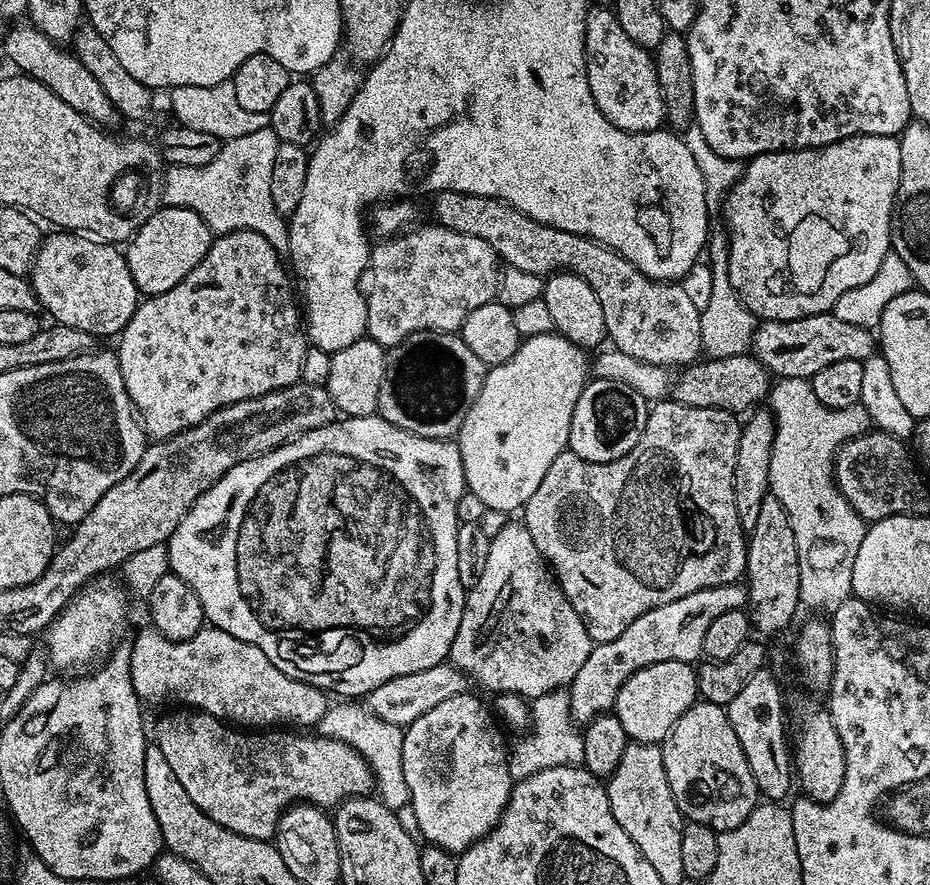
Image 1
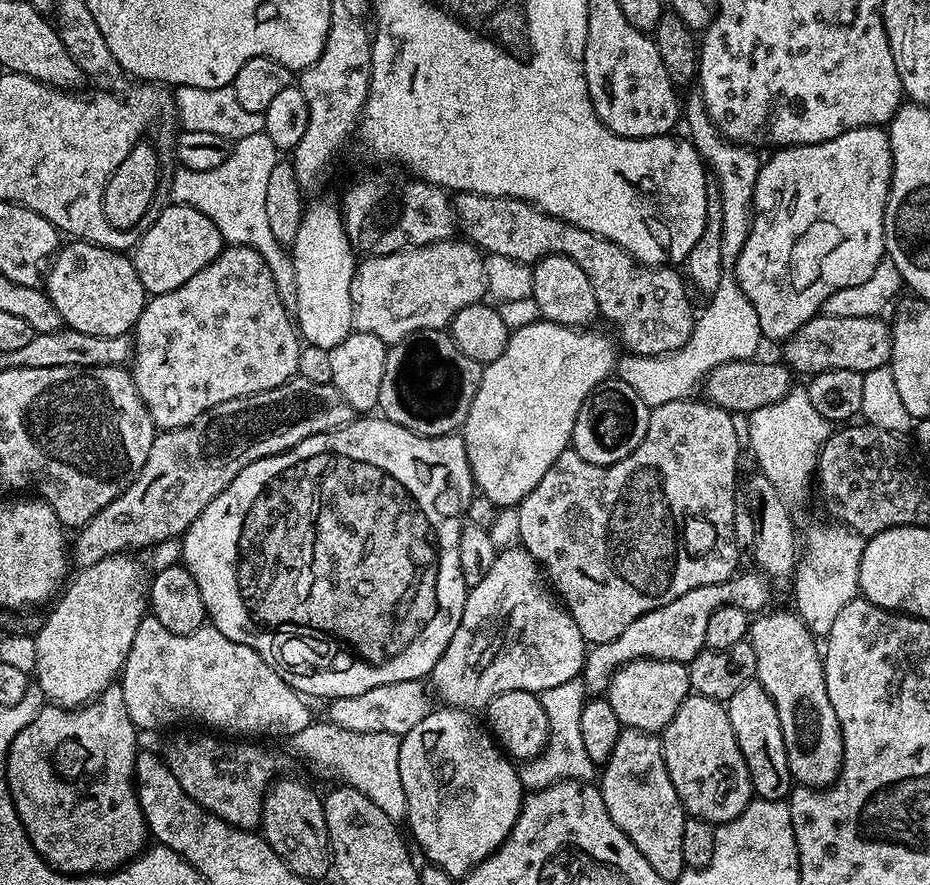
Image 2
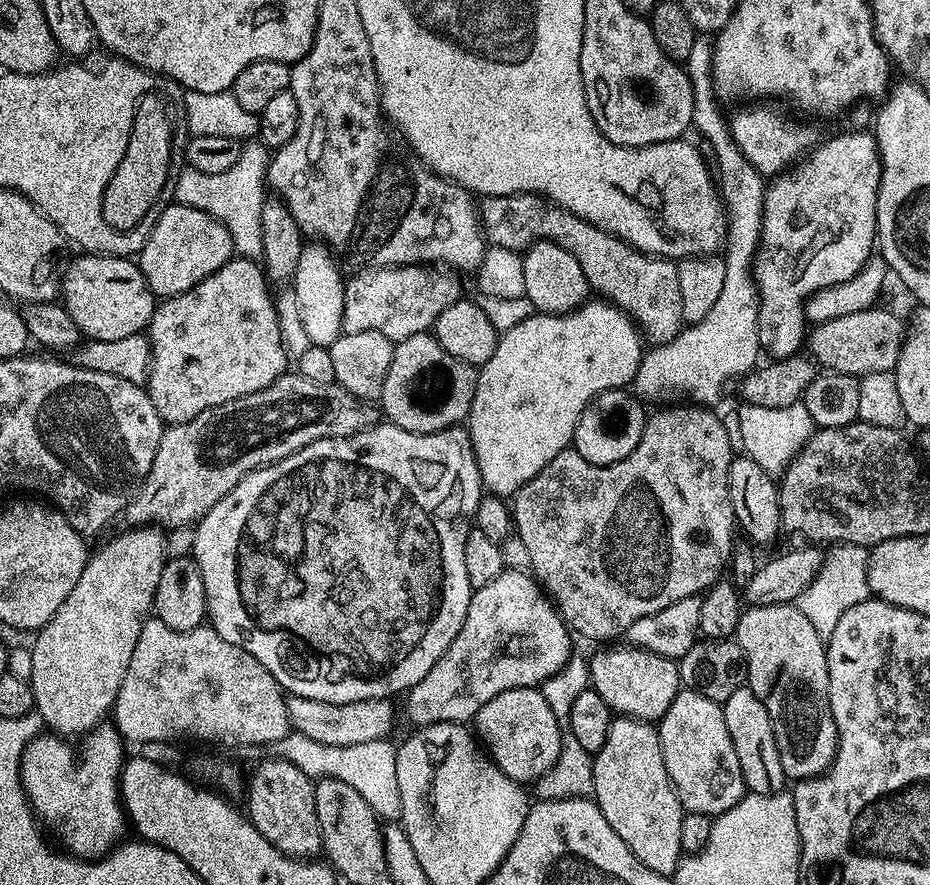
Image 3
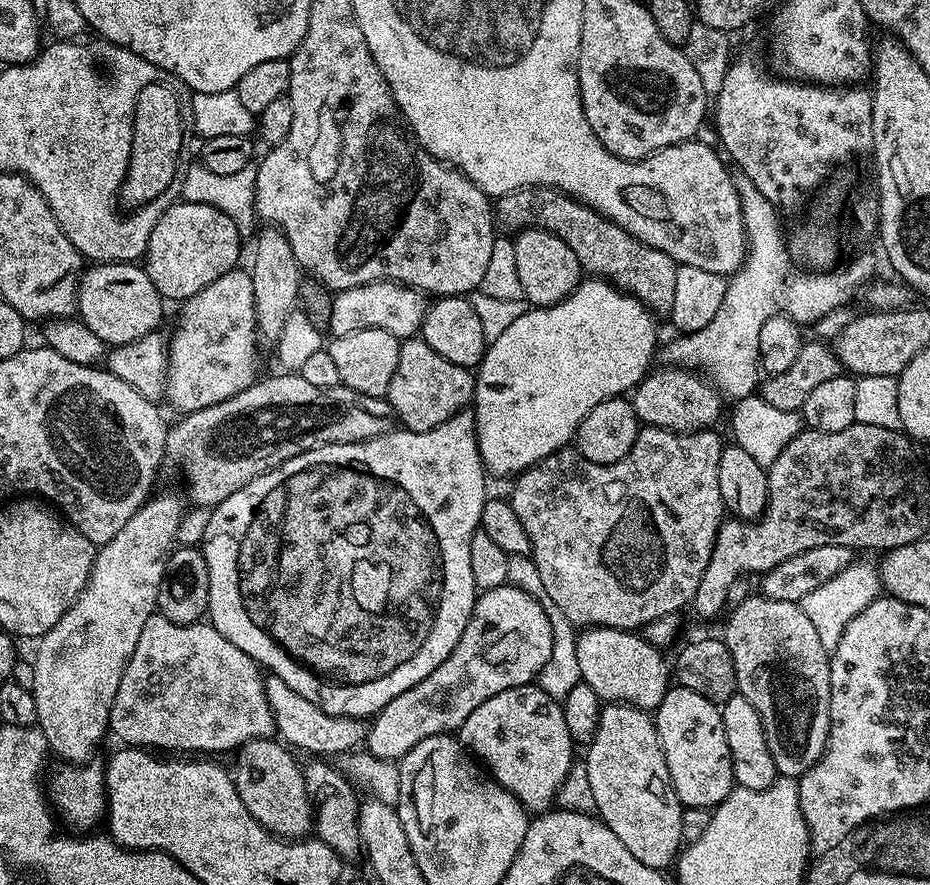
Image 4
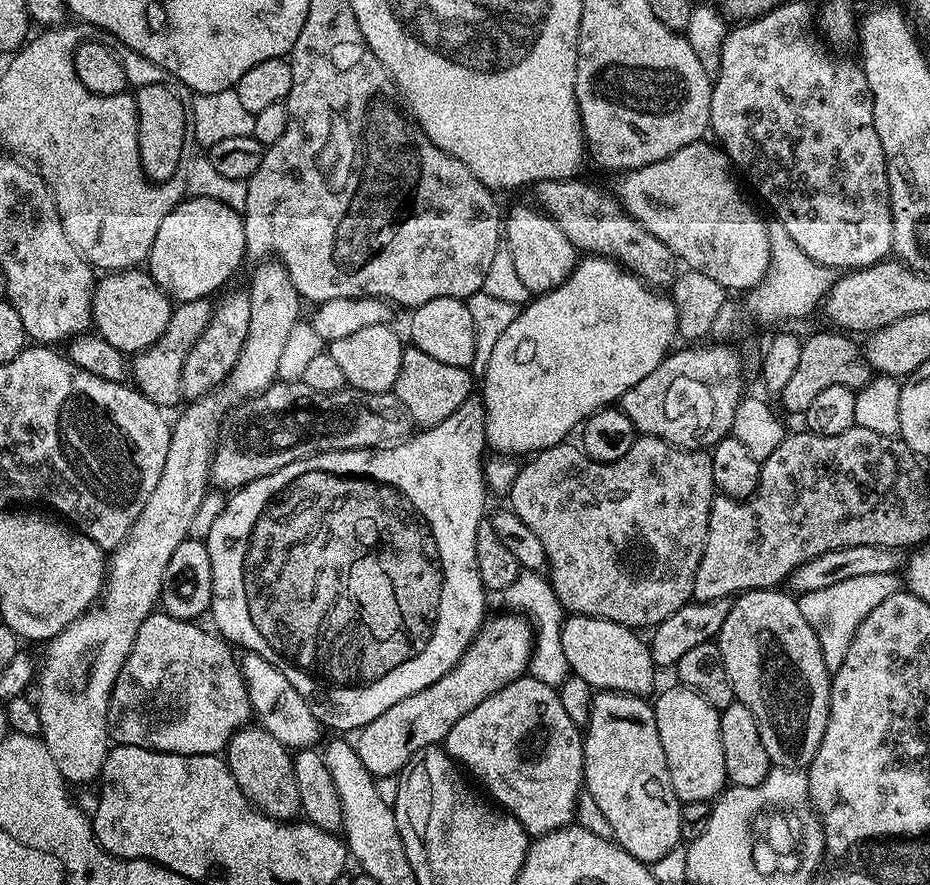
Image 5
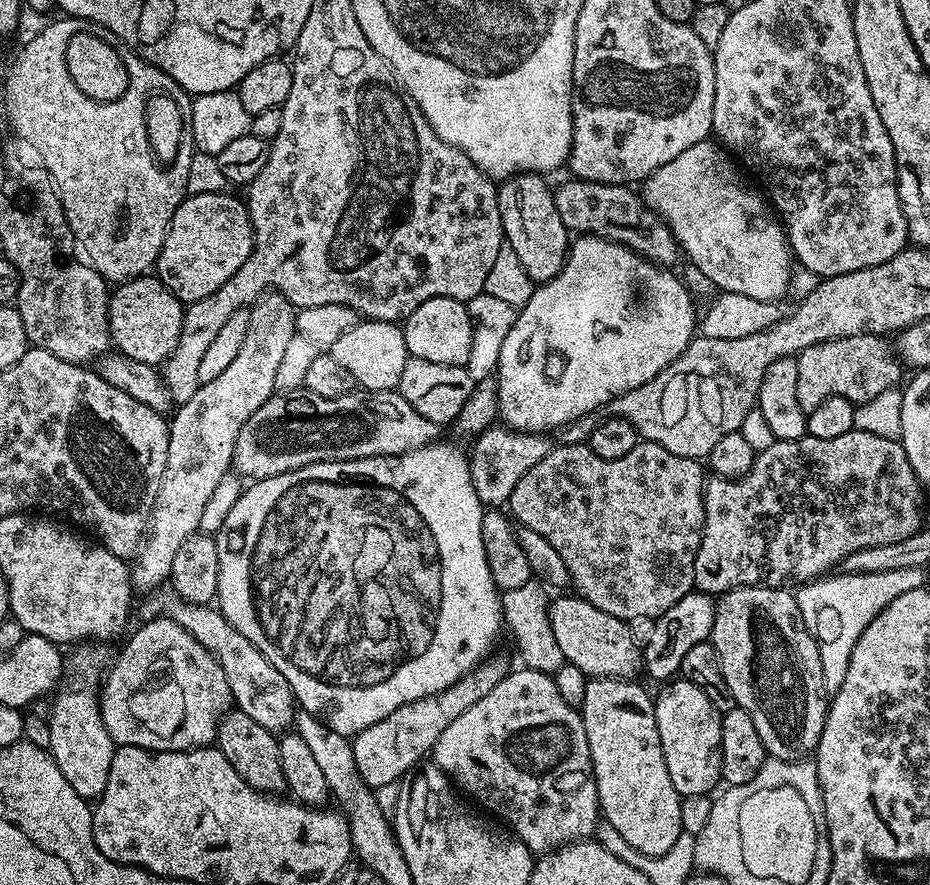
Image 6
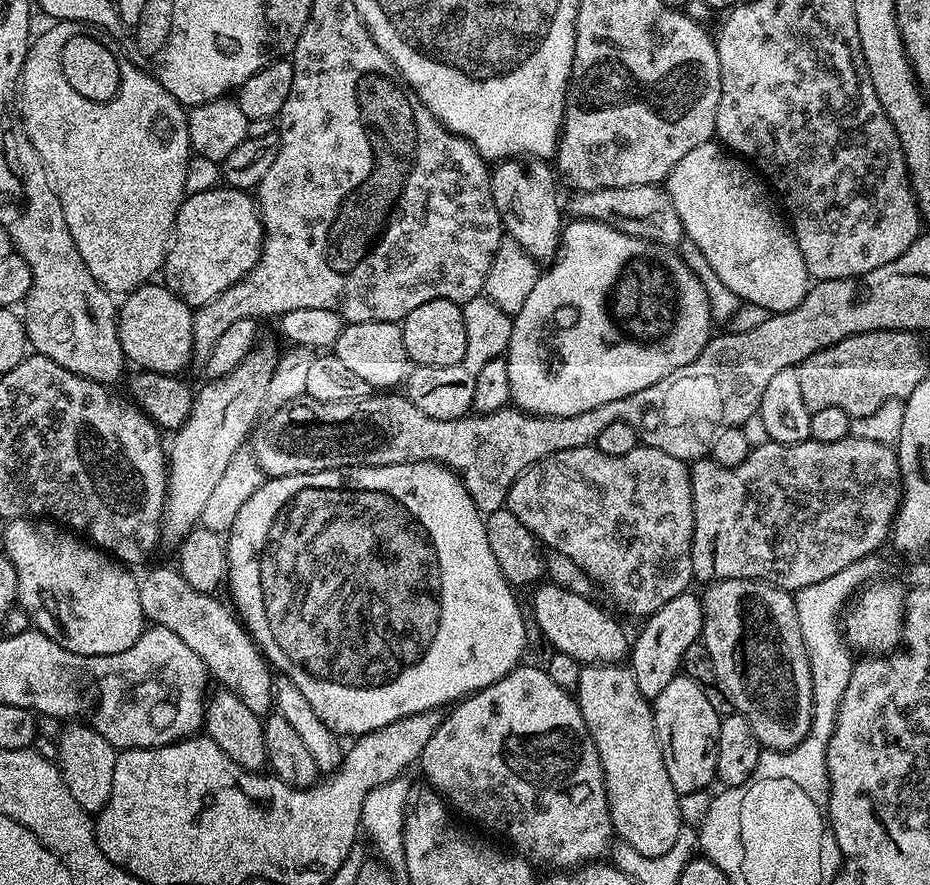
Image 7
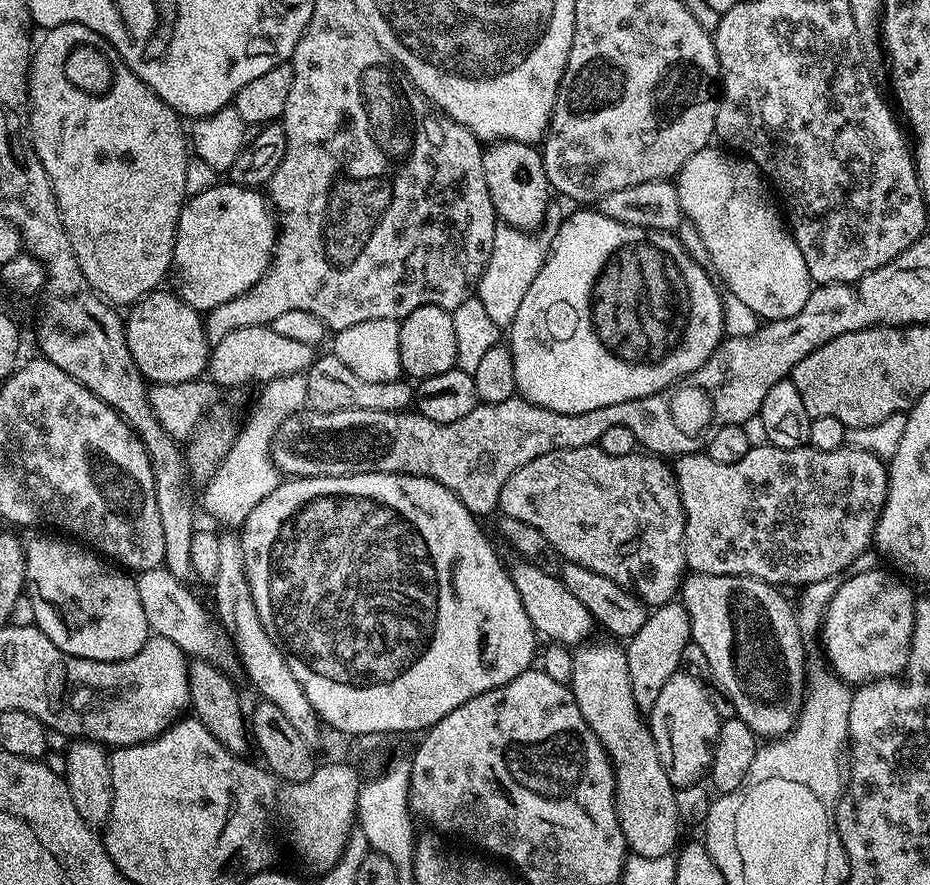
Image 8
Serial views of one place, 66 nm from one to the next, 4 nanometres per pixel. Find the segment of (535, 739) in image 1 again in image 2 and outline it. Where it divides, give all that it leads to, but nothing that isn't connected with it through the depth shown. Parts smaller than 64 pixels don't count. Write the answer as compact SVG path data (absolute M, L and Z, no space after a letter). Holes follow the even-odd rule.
M583 679L562 682L562 686L550 686L550 690L539 693L542 710L548 719L548 741L544 751L539 752L532 760L519 765L520 781L528 792L537 792L560 780L582 780L592 782L597 779L598 765L586 754L586 745L582 742L580 719L586 693Z

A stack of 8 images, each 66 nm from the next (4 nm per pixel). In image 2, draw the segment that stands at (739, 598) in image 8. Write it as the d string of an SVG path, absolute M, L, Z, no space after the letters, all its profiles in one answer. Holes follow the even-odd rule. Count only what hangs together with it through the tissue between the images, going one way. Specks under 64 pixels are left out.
M765 611L750 624L750 642L756 659L755 679L770 694L778 710L784 743L784 762L797 785L825 790L835 785L843 766L844 744L838 714L831 706L817 637L800 621L795 611Z

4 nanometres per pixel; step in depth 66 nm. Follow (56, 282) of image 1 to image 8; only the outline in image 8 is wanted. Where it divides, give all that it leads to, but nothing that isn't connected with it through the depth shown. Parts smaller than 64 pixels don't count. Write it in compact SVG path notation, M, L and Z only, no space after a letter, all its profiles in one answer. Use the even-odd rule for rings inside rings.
M164 291L149 292L127 309L124 333L130 346L130 354L145 381L152 384L173 384L201 379L208 367L210 351L201 313L180 299L175 291Z

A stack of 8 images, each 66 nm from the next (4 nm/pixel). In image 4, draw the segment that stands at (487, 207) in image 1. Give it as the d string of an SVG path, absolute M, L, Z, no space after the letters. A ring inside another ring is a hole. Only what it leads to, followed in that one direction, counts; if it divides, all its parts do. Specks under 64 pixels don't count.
M516 188L505 196L497 196L494 200L494 219L501 229L512 234L519 234L526 228L533 226L553 232L570 250L574 250L574 258L578 258L581 269L589 277L603 278L615 288L622 292L627 292L642 301L653 314L668 314L674 306L674 282L677 281L675 260L670 258L670 254L662 254L662 250L654 250L638 238L634 238L626 230L622 230L614 222L610 222L602 214L598 214L590 206L586 206L580 200L575 200L573 196L568 196L564 192L559 192L557 188Z

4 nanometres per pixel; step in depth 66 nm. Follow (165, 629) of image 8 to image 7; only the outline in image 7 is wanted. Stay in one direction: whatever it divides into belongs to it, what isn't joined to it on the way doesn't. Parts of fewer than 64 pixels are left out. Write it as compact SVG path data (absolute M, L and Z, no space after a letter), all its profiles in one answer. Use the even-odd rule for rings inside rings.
M175 567L152 568L140 580L140 601L145 621L158 628L174 630L174 634L178 634L178 638L182 638L182 642L202 658L205 669L211 675L213 672L223 687L229 688L250 711L267 713L274 704L274 676L268 673L269 665L237 613L216 598L194 590Z

